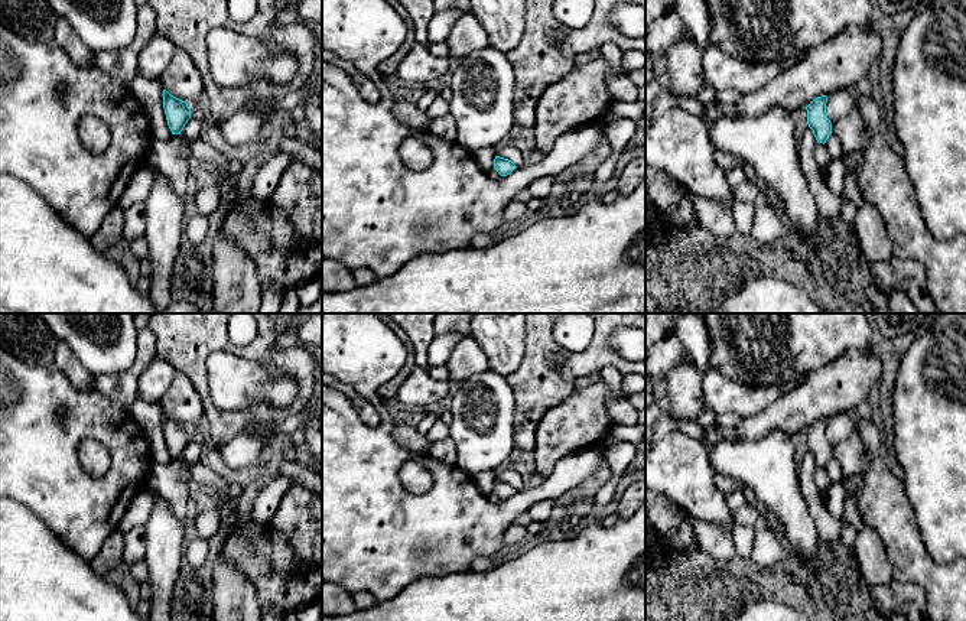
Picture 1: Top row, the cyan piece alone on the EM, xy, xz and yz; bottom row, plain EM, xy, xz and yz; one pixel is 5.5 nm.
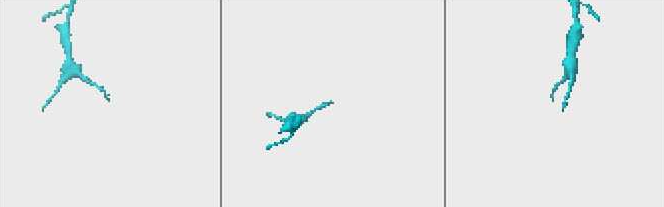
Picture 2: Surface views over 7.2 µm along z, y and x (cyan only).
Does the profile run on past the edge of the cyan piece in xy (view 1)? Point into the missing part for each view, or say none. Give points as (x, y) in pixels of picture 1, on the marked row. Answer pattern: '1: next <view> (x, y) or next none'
1: next none

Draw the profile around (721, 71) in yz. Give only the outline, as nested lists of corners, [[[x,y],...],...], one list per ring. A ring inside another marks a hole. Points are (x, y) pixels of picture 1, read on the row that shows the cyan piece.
[[[709,43],[702,51],[703,75],[708,87],[715,91],[734,88],[741,94],[749,94],[799,64],[806,53],[807,52],[797,52],[791,59],[784,62],[751,64],[731,58]]]

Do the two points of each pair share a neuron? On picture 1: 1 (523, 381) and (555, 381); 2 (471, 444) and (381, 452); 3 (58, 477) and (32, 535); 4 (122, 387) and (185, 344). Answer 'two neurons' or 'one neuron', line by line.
1: one neuron
2: two neurons
3: two neurons
4: two neurons

